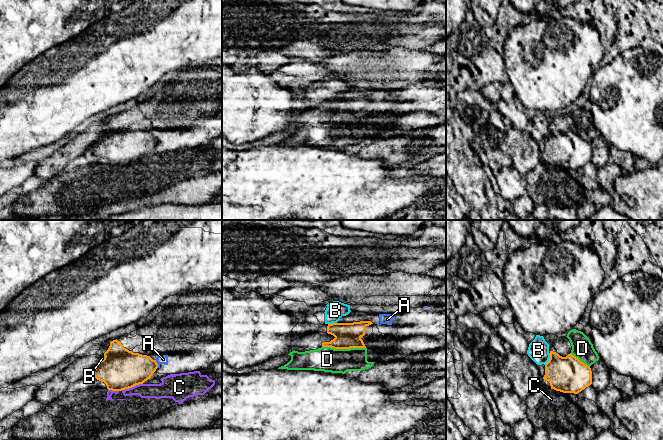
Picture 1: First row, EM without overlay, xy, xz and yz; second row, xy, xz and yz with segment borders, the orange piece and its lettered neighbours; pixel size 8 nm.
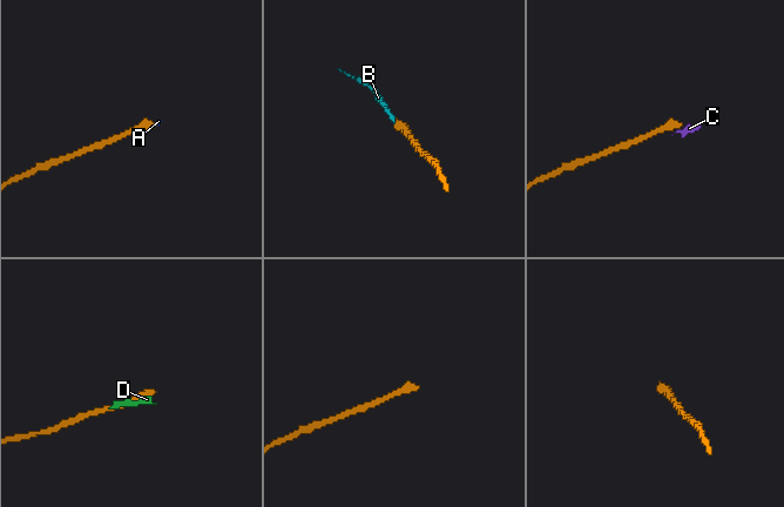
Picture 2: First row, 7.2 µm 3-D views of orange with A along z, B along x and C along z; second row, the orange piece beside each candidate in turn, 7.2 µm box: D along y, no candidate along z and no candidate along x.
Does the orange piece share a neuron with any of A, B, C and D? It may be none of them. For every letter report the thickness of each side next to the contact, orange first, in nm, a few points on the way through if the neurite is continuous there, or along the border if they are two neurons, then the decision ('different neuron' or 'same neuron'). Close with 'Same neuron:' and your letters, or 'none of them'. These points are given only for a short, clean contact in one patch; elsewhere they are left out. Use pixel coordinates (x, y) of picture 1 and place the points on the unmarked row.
A: 280/70 nm | across xy (127, 145), (157, 140), (163, 135) | same neuron
B: 300/170 nm | along yz (549, 129), (549, 135), (544, 140) | different neuron
C: 320/120 nm | along xy (142, 159), (121, 166) | different neuron
D: 200/200 nm | different neuron
Same neuron: A

